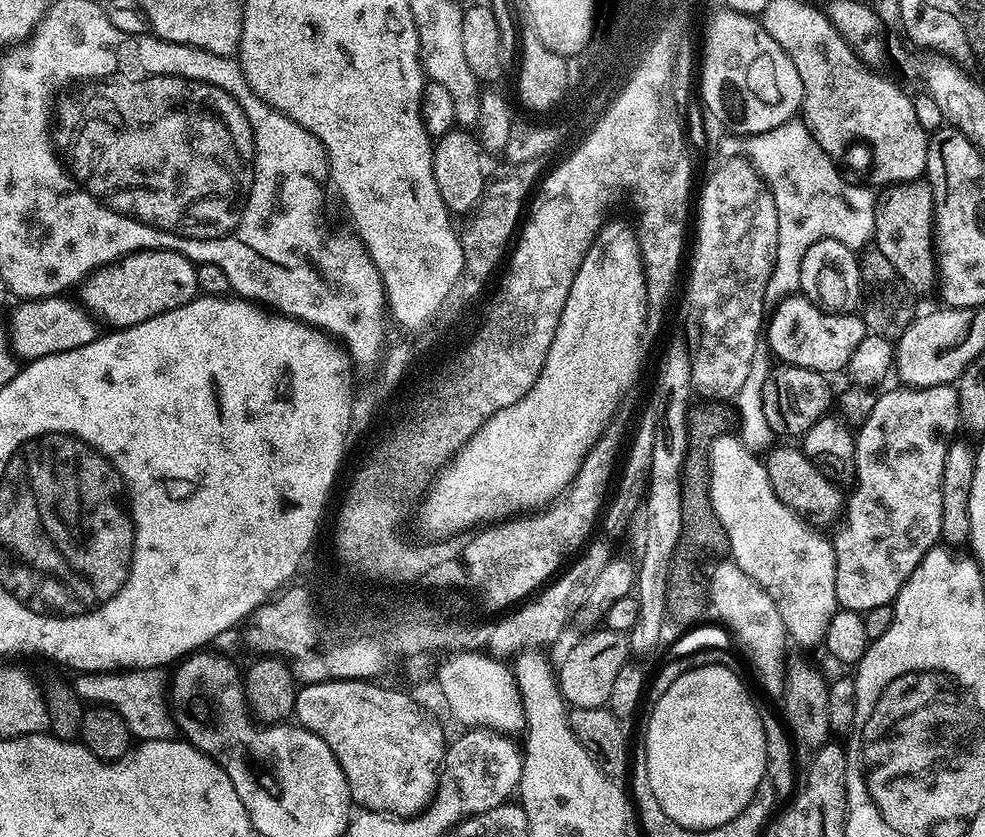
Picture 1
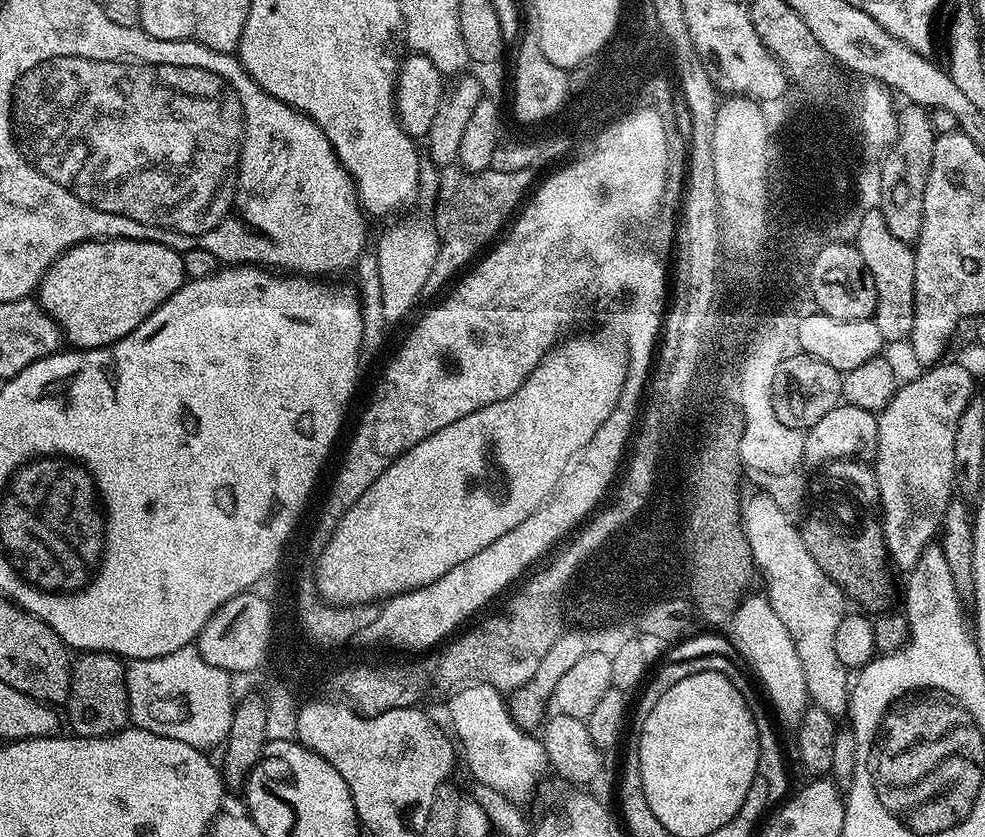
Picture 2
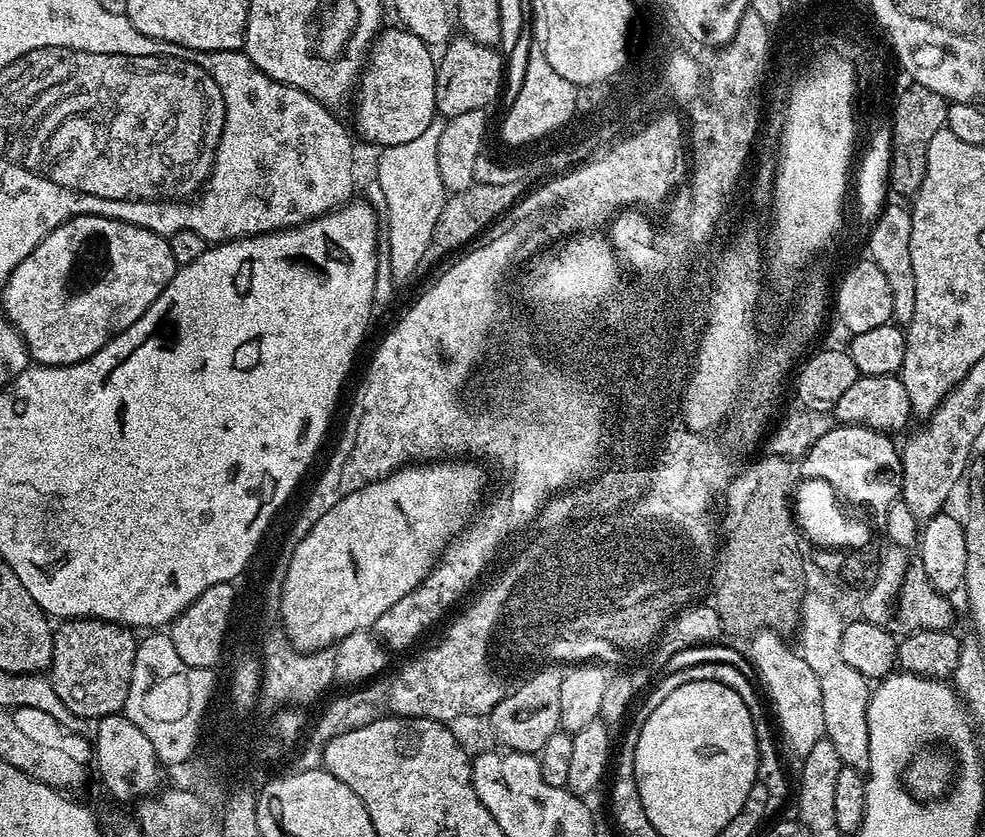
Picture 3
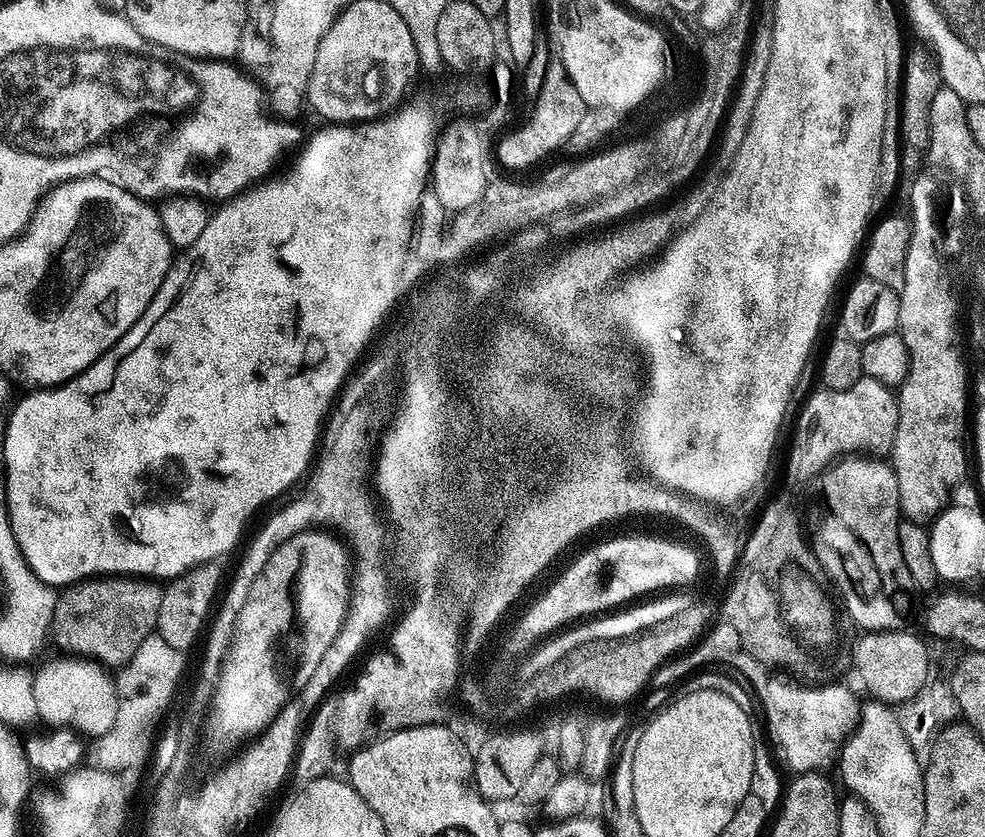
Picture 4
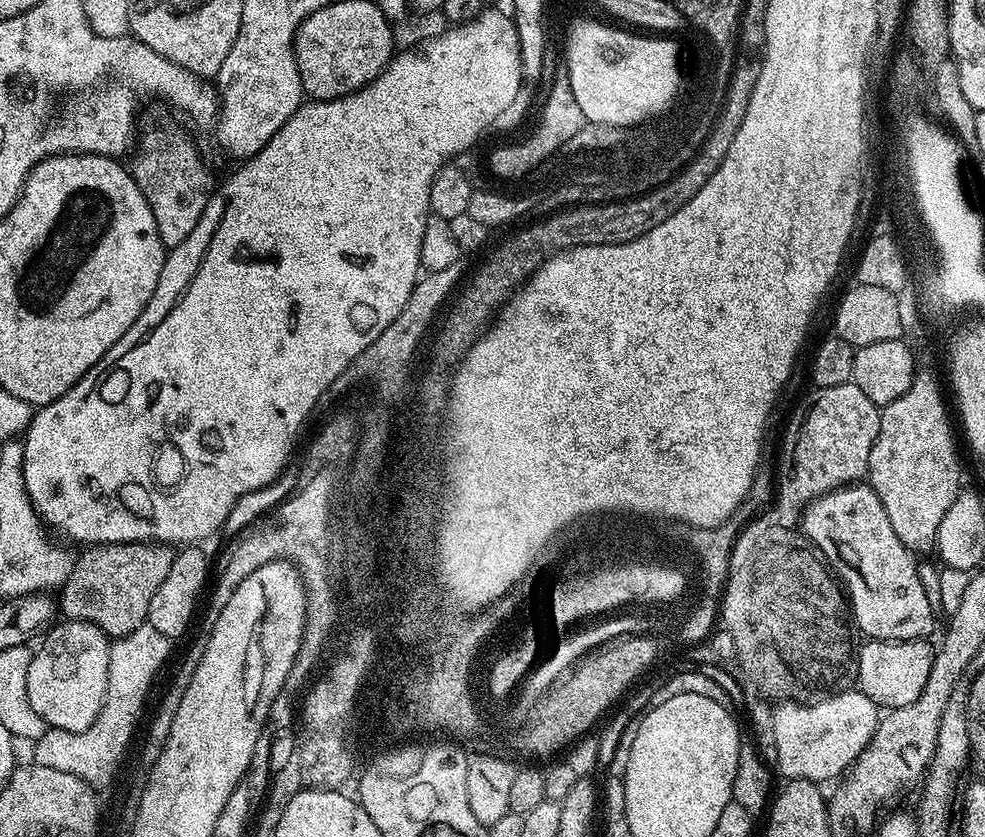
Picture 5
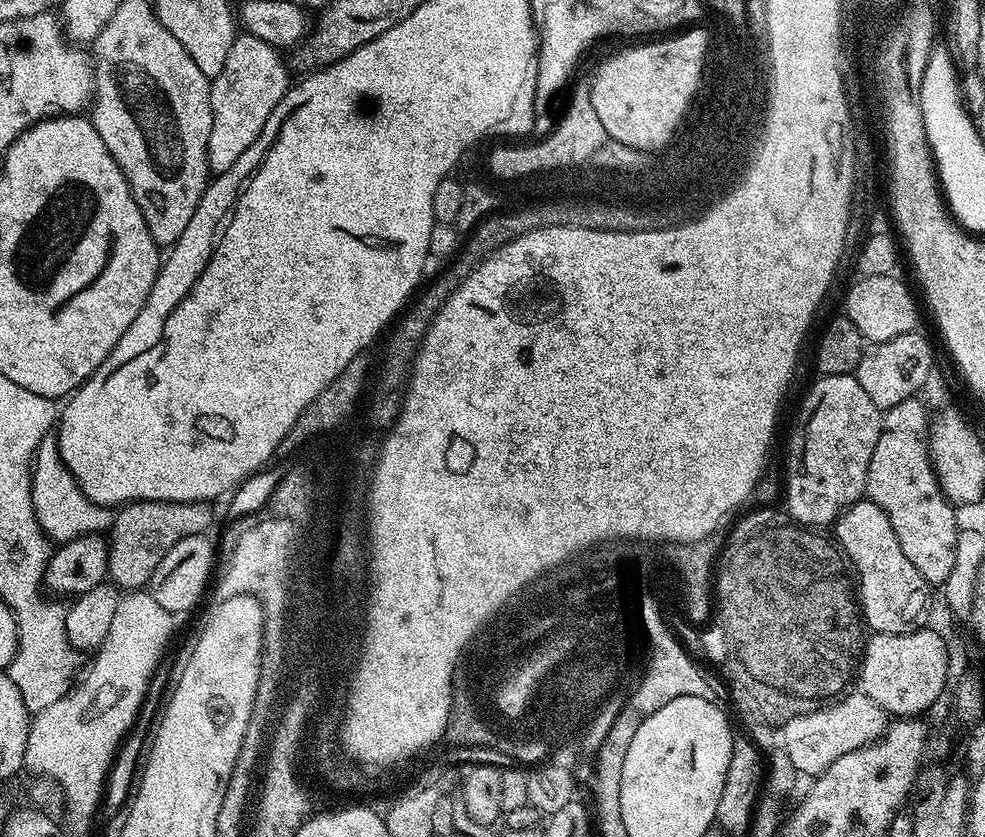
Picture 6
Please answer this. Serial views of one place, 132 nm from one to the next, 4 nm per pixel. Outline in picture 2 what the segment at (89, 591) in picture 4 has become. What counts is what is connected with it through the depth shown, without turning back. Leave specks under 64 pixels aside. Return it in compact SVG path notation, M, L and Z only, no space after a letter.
M86 652L72 662L70 694L66 701L68 724L73 733L86 738L102 738L129 727L128 691L124 681L126 664L110 652Z

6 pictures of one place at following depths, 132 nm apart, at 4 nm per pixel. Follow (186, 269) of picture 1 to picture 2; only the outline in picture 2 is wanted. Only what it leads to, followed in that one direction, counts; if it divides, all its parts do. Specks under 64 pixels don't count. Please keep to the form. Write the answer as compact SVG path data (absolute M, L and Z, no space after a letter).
M87 240L59 256L40 280L38 302L54 318L73 349L107 348L134 331L170 294L186 282L184 257L174 248L149 240Z

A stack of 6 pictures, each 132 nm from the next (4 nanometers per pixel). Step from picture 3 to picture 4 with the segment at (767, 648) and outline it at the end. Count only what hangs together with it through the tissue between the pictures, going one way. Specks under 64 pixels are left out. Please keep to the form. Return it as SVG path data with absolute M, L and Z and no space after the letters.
M769 679L758 693L758 700L764 703L768 732L773 742L780 747L785 762L793 768L793 773L827 769L827 764L837 759L841 744L855 725L858 700L842 685L832 684L836 682L805 686L795 679L784 679L788 680Z

